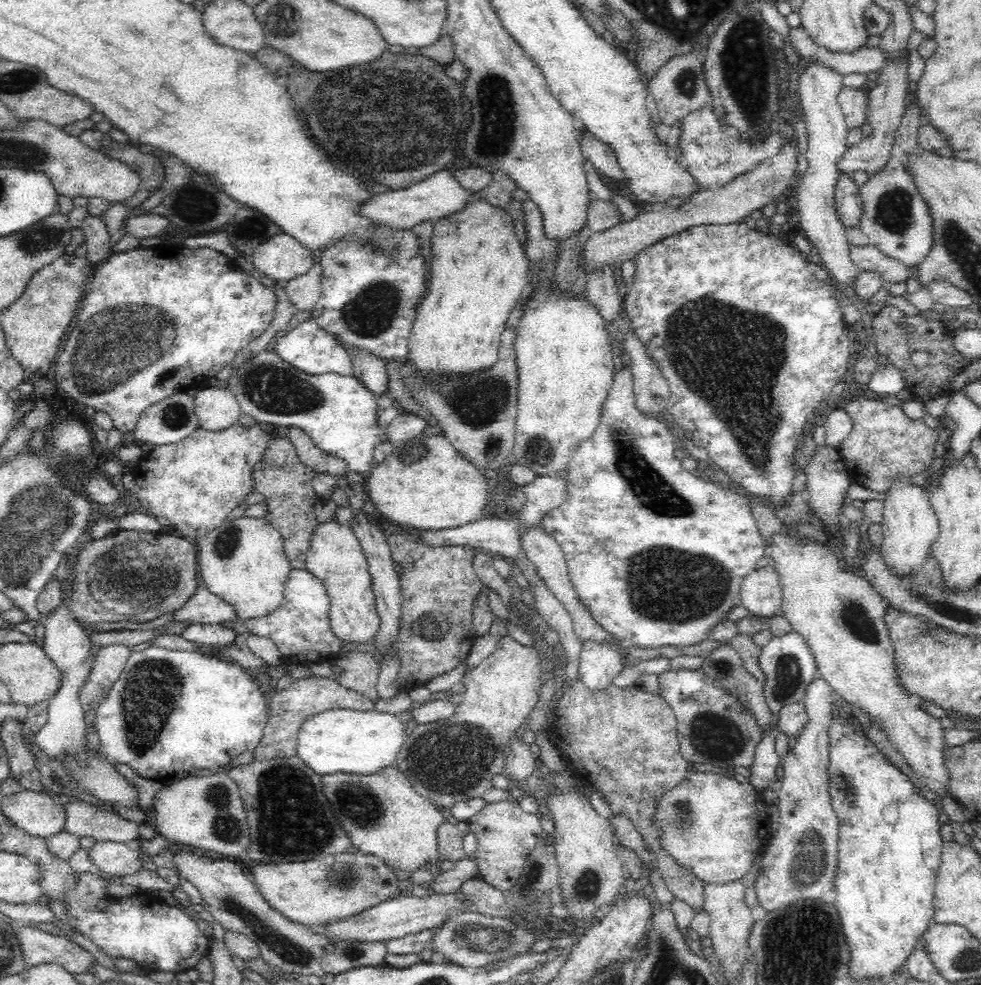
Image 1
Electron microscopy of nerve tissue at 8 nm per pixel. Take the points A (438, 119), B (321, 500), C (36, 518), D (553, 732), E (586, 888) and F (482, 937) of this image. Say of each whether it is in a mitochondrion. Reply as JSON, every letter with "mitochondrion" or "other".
{"A":"mitochondrion","B":"other","C":"mitochondrion","D":"other","E":"mitochondrion","F":"mitochondrion"}

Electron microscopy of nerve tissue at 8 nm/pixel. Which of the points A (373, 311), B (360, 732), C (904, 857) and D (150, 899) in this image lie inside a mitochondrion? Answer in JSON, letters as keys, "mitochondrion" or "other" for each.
{"A":"mitochondrion","B":"other","C":"other","D":"other"}

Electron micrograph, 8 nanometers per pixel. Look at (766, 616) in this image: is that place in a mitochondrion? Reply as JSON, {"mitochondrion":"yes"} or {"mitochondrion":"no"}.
{"mitochondrion":"no"}

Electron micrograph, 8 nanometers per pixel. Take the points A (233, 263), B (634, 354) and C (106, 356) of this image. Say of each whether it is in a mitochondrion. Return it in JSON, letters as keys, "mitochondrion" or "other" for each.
{"A":"other","B":"other","C":"mitochondrion"}

